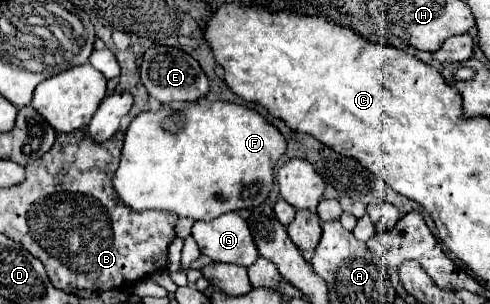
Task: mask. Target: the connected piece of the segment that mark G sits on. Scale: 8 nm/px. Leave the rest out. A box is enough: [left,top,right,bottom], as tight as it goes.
[193,213,259,267]

